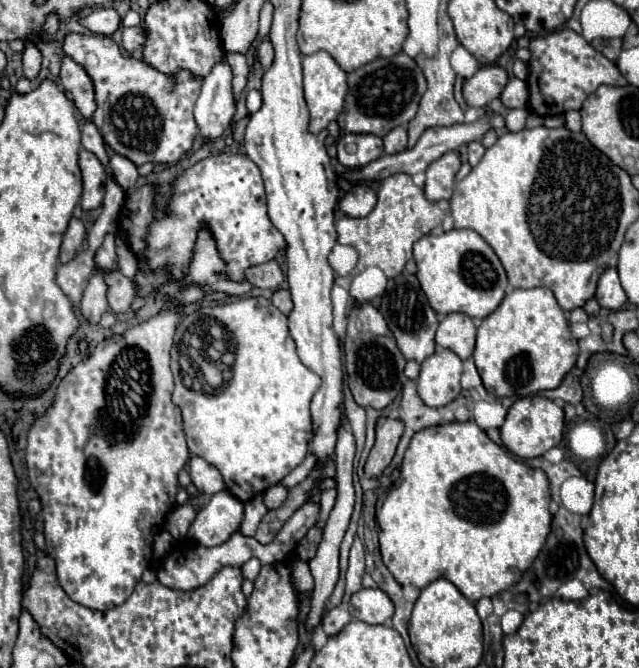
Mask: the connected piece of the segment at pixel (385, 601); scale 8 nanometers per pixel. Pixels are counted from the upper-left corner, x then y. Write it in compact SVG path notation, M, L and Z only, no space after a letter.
M360 589L352 595L348 611L358 621L370 625L386 625L394 615L394 605L382 589Z

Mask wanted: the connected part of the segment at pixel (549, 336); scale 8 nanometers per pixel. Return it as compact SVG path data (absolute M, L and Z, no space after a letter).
M546 287L532 289L512 289L498 309L490 313L477 328L475 349L472 355L476 369L488 391L494 391L496 397L528 397L536 391L556 389L564 375L574 367L578 357L578 345L570 335L570 323L560 309L554 293Z

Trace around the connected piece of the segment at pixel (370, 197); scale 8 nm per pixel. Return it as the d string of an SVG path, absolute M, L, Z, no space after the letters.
M354 185L342 199L340 211L348 217L366 217L376 205L376 191L366 185Z

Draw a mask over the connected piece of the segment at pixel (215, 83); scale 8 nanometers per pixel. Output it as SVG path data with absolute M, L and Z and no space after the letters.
M226 61L216 65L204 79L200 97L194 105L194 119L204 143L212 143L222 137L236 113L232 95L232 71Z

